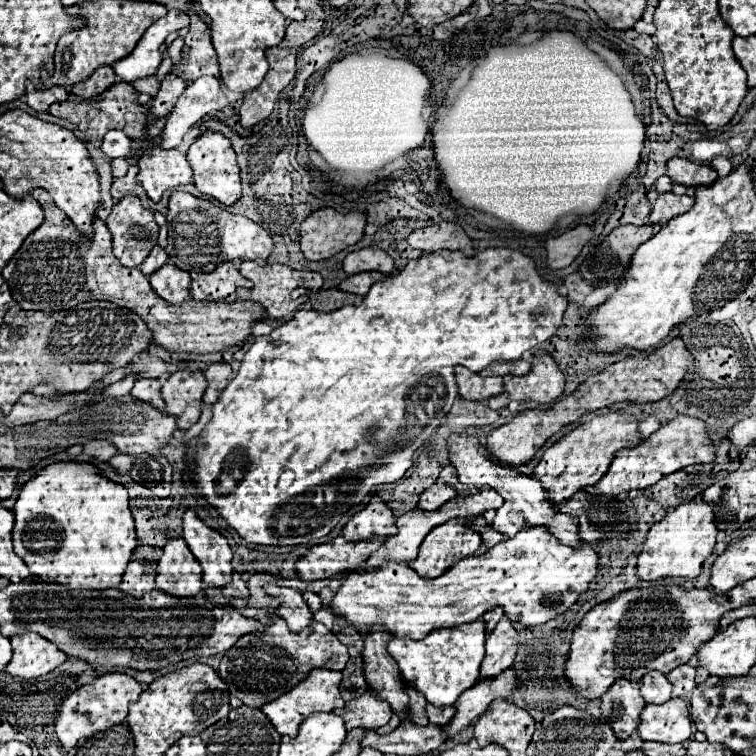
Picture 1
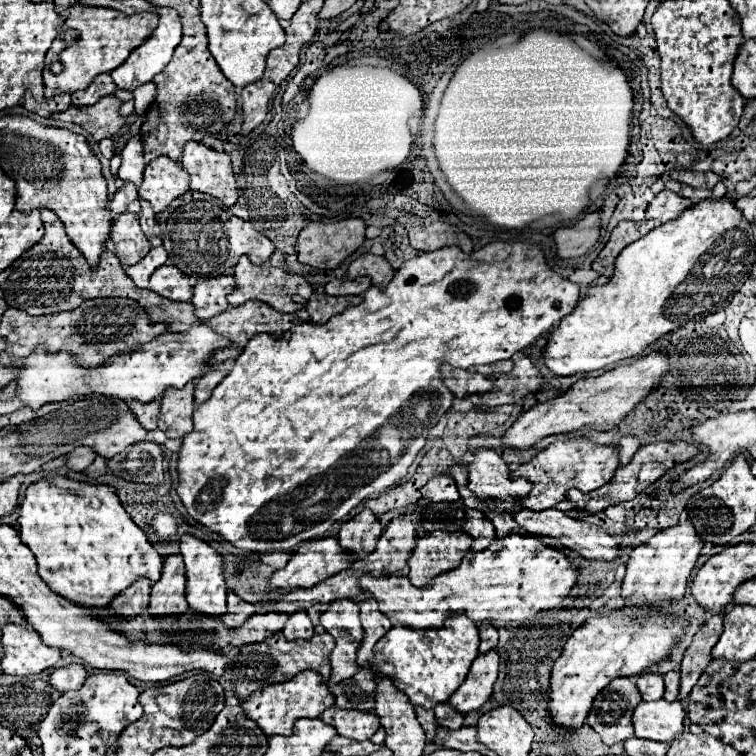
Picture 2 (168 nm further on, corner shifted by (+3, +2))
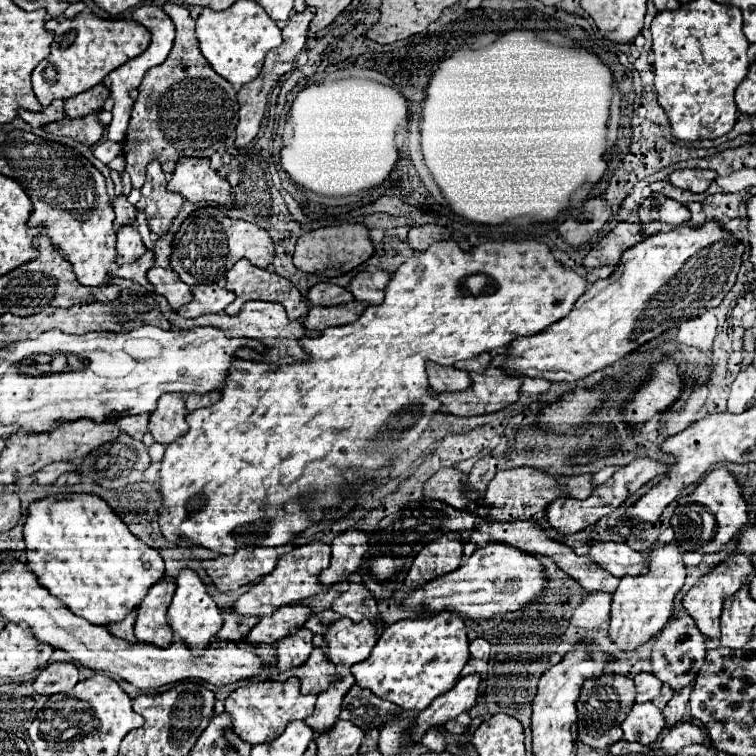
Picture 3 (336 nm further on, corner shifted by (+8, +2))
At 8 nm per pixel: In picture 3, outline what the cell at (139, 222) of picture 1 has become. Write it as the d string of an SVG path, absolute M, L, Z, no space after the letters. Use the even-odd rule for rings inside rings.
M125 225L117 231L117 265L125 265L125 263L133 263L137 261L143 253L147 251L147 247L141 241L141 235L137 233L135 227Z

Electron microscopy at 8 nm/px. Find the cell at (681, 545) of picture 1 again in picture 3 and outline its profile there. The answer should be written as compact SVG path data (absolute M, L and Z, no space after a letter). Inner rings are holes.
M677 541L655 549L649 555L649 573L637 577L623 577L611 603L611 623L609 637L619 647L619 651L633 651L653 639L669 621L673 613L673 599L685 583L683 551Z

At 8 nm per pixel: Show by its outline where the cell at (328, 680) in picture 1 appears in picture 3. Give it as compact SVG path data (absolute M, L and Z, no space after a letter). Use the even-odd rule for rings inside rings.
M291 677L287 681L271 681L271 679L257 681L235 689L225 699L225 711L233 719L233 731L237 733L237 737L241 737L251 745L259 745L277 739L285 731L287 723L309 717L313 713L317 695L303 695L299 691L299 685L301 683L295 677Z

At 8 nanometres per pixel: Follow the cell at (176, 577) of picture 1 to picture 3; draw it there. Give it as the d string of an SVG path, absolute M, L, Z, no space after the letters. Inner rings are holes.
M165 577L161 583L155 583L141 601L135 621L135 637L139 643L153 643L157 647L169 647L169 643L173 643L173 635L169 633L171 629L165 617L173 591L175 581Z

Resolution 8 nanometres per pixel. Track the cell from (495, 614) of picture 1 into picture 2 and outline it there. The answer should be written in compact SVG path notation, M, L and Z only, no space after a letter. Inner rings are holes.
M482 623L480 625L480 639L482 639L480 653L494 649L498 643L498 629L494 629L494 625L490 625L490 623Z

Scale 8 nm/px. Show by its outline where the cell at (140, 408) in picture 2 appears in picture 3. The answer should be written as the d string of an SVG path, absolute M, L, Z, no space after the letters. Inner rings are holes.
M131 415L117 419L117 427L121 429L121 433L127 433L133 439L141 439L147 433L147 423L149 415Z

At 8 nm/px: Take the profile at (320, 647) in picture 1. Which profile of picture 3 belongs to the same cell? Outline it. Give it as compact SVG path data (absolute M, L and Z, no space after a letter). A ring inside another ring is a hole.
M319 647L313 649L309 661L301 667L289 669L285 673L281 673L277 669L277 665L267 667L267 675L269 679L289 679L289 677L297 677L301 681L301 687L305 693L313 693L319 695L321 691L325 691L329 687L329 683L333 683L333 679L337 679L337 671L333 667L331 661L325 661L323 651Z

